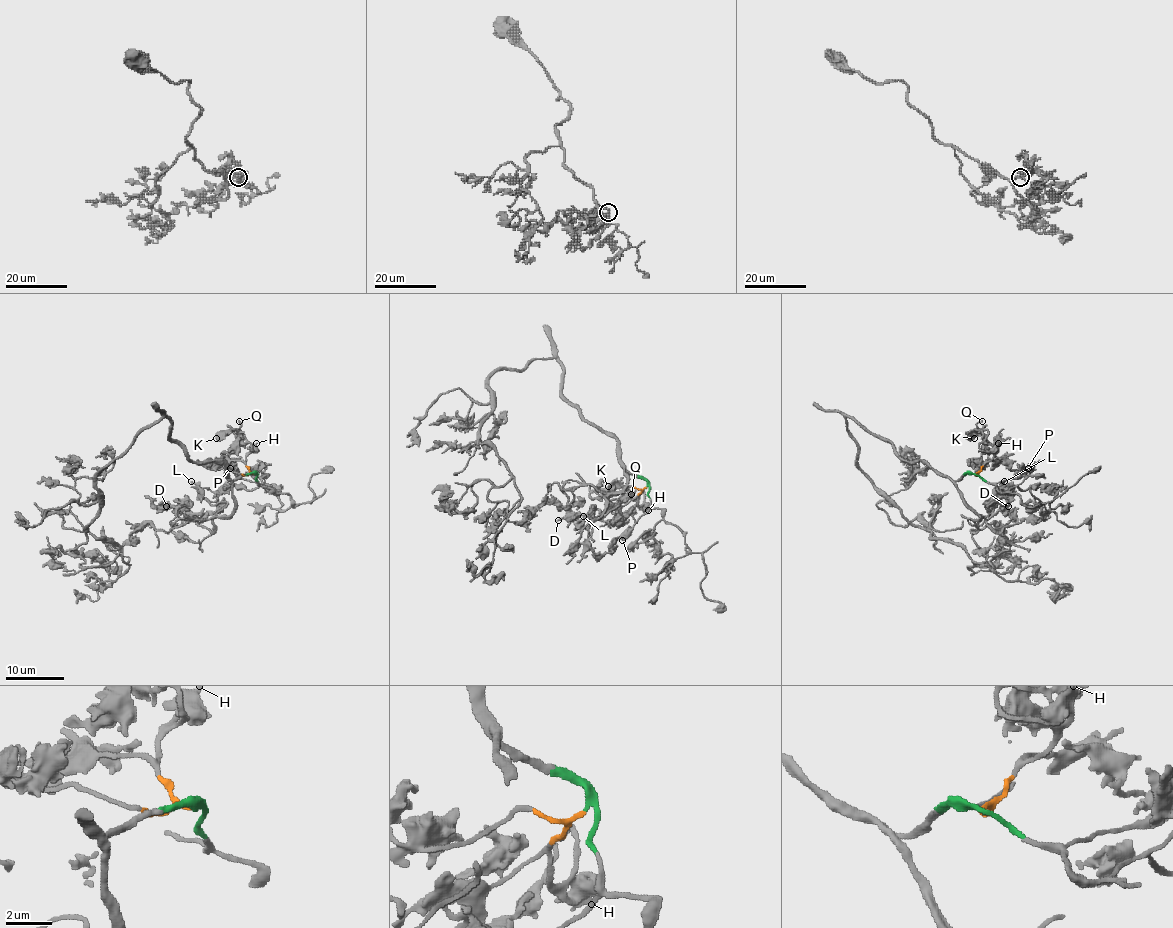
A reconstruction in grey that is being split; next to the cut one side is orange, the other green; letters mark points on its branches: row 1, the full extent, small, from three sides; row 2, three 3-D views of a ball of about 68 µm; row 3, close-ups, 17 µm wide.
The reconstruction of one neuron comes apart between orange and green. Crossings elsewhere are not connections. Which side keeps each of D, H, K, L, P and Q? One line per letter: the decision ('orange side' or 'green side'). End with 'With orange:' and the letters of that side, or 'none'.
D: green side
H: orange side
K: orange side
L: green side
P: green side
Q: orange side
With orange: H, K, Q

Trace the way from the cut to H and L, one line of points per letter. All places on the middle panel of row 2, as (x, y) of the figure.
H: (647, 487), (638, 496), (638, 505), (648, 511)
L: (647, 486), (645, 480), (623, 468), (626, 484), (607, 499), (616, 499), (617, 505), (601, 518), (582, 516)

